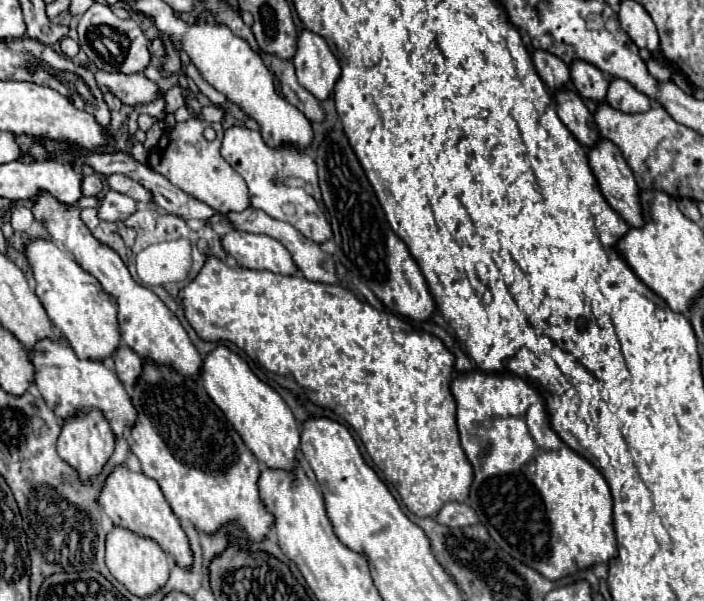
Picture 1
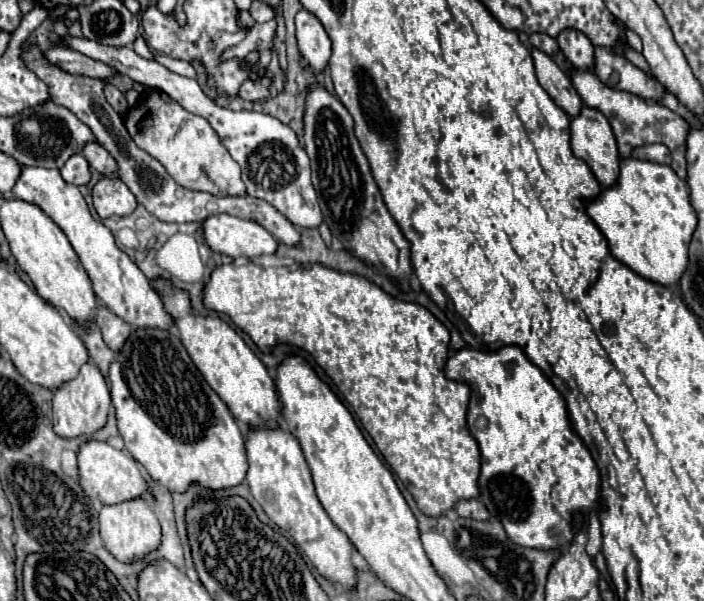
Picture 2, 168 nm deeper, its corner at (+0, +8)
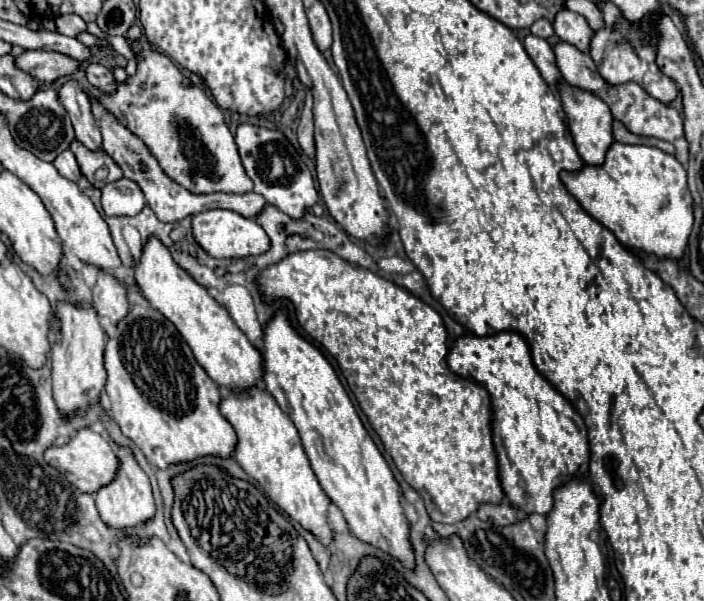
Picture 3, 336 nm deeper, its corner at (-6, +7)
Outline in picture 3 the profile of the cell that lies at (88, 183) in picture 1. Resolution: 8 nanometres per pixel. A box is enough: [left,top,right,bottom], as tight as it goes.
[54,151,82,181]

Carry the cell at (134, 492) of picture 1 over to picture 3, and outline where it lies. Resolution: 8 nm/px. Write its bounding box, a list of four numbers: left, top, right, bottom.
[44,429,120,493]

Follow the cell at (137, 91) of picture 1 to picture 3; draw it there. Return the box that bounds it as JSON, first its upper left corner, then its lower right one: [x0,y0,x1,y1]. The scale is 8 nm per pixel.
[16,51,80,83]

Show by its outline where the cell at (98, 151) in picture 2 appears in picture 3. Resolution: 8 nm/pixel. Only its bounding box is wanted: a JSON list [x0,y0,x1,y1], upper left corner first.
[58,81,102,151]

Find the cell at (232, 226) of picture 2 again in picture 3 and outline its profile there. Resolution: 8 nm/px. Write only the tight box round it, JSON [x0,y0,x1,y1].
[192,209,270,259]

